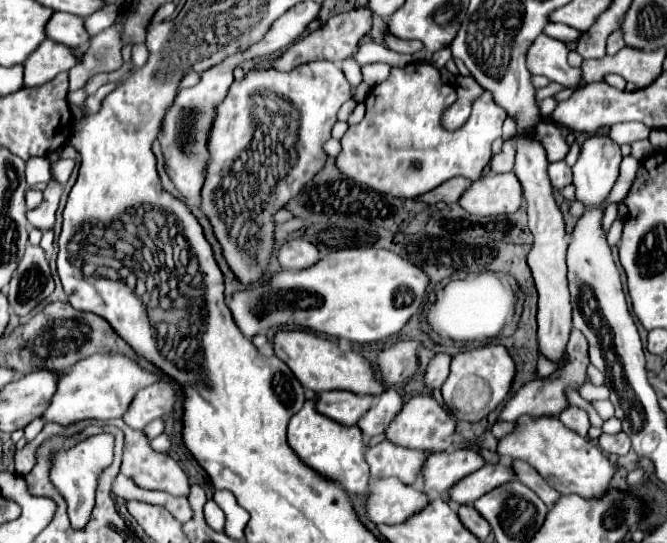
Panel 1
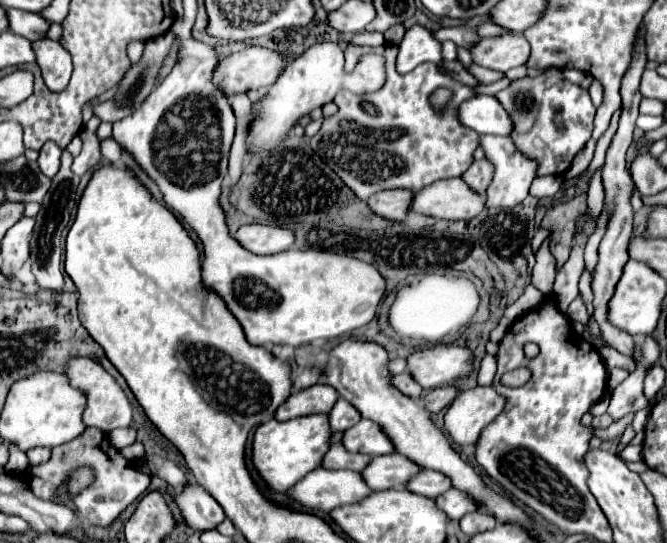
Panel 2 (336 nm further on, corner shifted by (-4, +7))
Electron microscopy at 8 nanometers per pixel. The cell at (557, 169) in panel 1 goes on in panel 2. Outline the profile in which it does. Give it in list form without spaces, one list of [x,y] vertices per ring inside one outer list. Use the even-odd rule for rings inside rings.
[[[481,136],[481,146],[485,150],[485,156],[495,164],[495,176],[487,188],[487,208],[489,206],[511,208],[511,206],[521,204],[529,196],[533,178],[537,178],[537,162],[529,160],[529,156],[525,156],[519,148],[515,148],[511,138]]]

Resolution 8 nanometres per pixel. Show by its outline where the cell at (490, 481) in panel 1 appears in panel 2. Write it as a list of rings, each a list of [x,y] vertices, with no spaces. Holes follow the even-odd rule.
[[[423,470],[419,472],[409,484],[407,490],[415,492],[415,494],[423,494],[429,498],[437,498],[441,492],[447,492],[451,488],[449,476],[441,476],[441,472],[433,472],[433,470]]]

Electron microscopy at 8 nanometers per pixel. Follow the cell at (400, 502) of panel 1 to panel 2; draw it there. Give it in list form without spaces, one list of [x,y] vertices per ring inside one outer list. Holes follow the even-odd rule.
[[[315,468],[289,490],[303,508],[323,512],[331,512],[345,504],[357,504],[371,492],[361,472],[325,468]]]

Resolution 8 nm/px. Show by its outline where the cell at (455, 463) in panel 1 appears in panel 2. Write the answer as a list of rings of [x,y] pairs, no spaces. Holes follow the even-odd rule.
[[[399,452],[385,454],[385,456],[375,456],[371,464],[361,472],[369,488],[373,490],[395,490],[395,488],[405,488],[405,484],[417,476],[421,468],[413,464],[413,460],[405,460]]]

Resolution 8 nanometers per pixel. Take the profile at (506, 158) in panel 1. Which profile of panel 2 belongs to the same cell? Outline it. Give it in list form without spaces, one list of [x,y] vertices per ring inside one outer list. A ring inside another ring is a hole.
[[[477,160],[471,164],[471,168],[461,176],[475,192],[485,192],[485,188],[489,188],[489,180],[493,178],[493,164],[489,164],[489,160]]]

